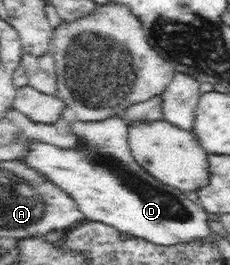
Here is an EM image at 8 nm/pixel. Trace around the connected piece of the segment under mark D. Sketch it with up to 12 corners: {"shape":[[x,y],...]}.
{"shape":[[120,114],[17,159],[84,221],[162,246],[214,241],[208,212],[132,156]]}

